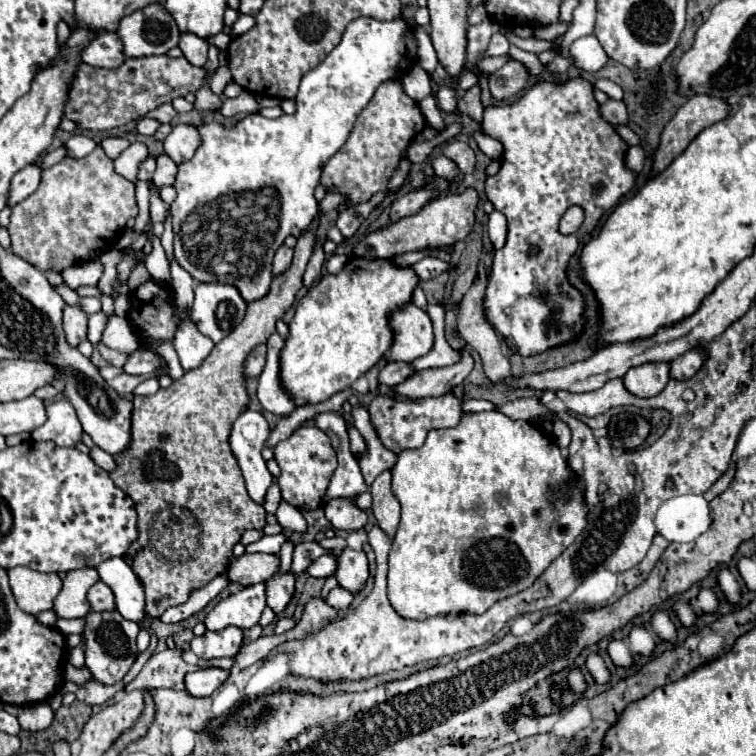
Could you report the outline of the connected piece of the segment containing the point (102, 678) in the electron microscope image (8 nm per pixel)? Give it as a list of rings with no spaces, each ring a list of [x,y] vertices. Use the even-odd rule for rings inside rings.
[[[102,611],[102,613],[88,613],[86,615],[86,667],[92,671],[94,679],[104,685],[114,685],[122,681],[122,677],[128,673],[132,663],[138,657],[136,651],[136,635],[140,631],[140,625],[136,621],[124,619],[118,611]]]

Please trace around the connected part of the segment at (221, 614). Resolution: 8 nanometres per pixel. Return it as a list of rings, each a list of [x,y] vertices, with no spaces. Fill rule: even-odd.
[[[266,583],[250,585],[226,599],[222,599],[208,615],[206,615],[206,629],[208,631],[222,631],[226,627],[240,627],[250,629],[258,625],[260,615],[266,607]]]

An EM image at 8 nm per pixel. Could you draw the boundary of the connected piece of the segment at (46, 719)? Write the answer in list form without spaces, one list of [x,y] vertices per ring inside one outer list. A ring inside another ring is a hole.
[[[46,701],[44,703],[34,703],[34,705],[20,707],[18,711],[20,711],[18,713],[20,727],[24,731],[30,731],[30,733],[44,731],[54,721],[54,709]]]

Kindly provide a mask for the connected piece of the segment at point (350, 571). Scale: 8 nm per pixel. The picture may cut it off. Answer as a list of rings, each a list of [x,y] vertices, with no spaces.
[[[346,547],[338,557],[338,569],[336,569],[338,585],[356,595],[364,589],[368,577],[370,577],[370,571],[368,571],[366,553]]]

